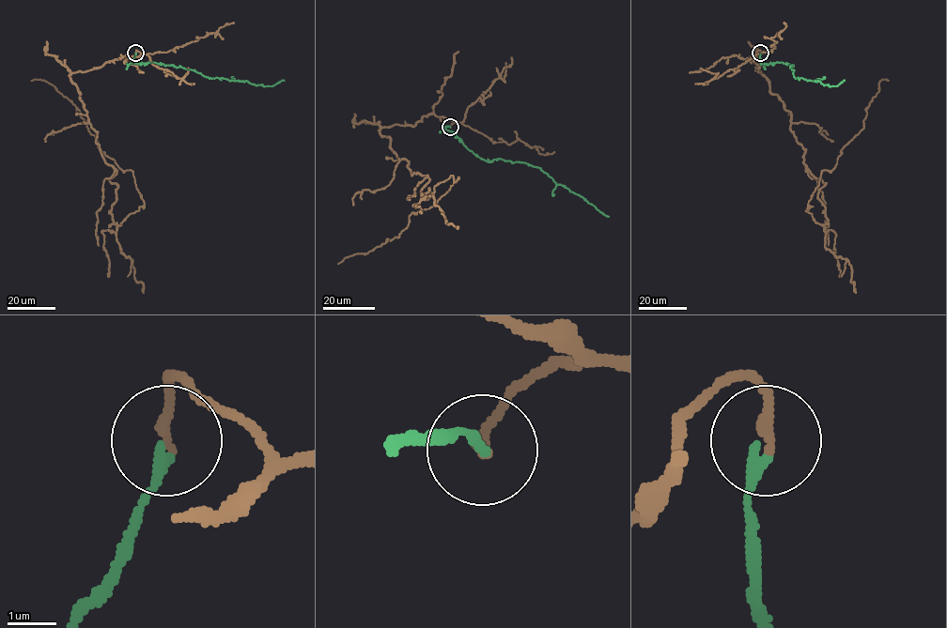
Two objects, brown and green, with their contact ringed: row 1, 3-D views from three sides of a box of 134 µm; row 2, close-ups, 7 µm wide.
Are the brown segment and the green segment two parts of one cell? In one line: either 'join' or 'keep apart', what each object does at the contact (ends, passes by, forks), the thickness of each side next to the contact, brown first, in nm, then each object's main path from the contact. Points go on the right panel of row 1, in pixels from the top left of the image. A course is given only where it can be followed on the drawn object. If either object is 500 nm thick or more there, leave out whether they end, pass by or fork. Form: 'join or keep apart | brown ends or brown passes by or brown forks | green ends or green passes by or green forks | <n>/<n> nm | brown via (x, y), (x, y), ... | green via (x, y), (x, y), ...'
keep apart | brown ends | green ends | 200/200 nm | brown via (760, 53), (748, 58), (825, 183), (821, 225), (805, 211), (821, 173), (889, 81) | green via (760, 53), (762, 64), (793, 66), (789, 67), (796, 78), (819, 81), (829, 85), (836, 85), (845, 80)

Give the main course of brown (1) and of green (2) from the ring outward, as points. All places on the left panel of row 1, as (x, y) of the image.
1: (135, 53), (69, 75), (116, 171), (120, 225), (144, 205), (133, 173), (69, 100), (31, 81)
2: (135, 53), (131, 64), (153, 62), (182, 67), (211, 78), (263, 85), (272, 85), (284, 80)

